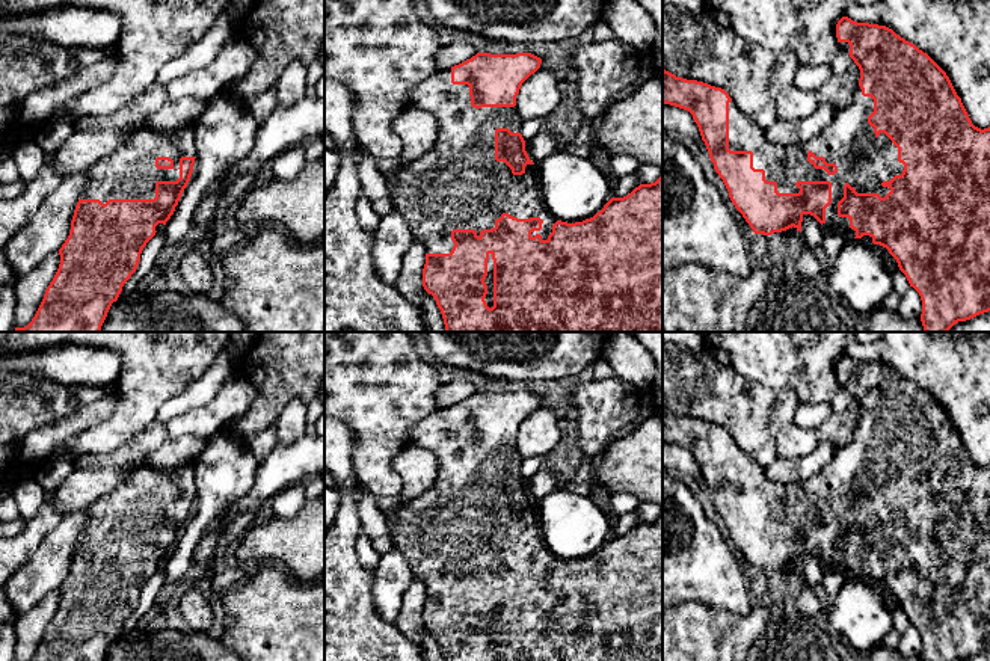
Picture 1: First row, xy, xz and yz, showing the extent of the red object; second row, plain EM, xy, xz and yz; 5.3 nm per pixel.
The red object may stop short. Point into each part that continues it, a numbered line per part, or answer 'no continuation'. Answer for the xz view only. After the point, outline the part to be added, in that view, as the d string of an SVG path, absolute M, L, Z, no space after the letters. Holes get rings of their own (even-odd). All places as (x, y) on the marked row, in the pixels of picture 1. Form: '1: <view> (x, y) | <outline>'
1: xz (458, 184) | M451 68L435 71L410 94L412 107L432 113L438 121L435 145L418 158L401 168L391 184L391 201L407 220L414 240L424 246L426 254L450 254L454 243L453 229L474 229L480 237L483 229L495 228L503 213L518 219L540 217L540 231L533 231L548 240L557 222L545 207L534 164L527 164L522 175L513 175L504 161L495 160L495 130L509 128L521 133L524 119L515 107L471 106L469 86L451 83Z

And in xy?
1: xy (130, 172) | M193 125L158 133L143 128L130 134L125 142L109 157L94 164L86 175L85 190L80 199L154 199L157 181L177 181L180 178L180 158L196 157ZM169 157L174 160L172 169L157 169L155 158Z

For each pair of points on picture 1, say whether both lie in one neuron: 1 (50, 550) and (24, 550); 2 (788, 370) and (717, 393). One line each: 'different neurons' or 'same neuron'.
1: different neurons
2: different neurons

